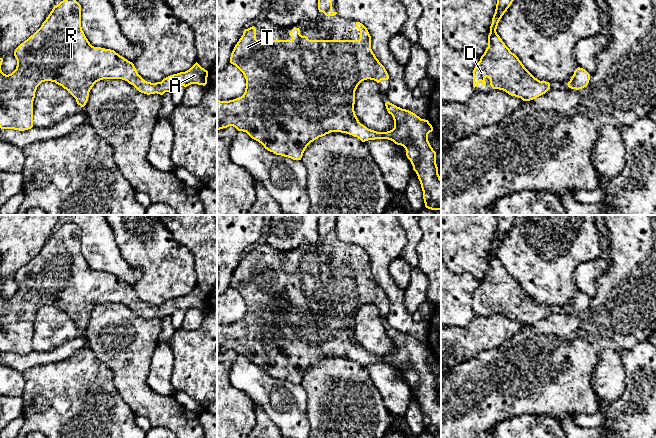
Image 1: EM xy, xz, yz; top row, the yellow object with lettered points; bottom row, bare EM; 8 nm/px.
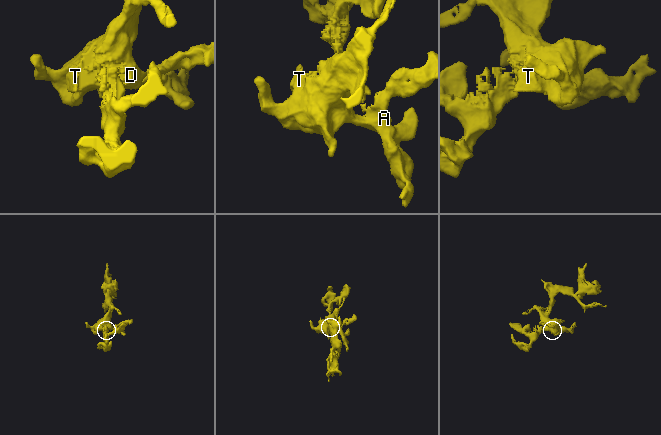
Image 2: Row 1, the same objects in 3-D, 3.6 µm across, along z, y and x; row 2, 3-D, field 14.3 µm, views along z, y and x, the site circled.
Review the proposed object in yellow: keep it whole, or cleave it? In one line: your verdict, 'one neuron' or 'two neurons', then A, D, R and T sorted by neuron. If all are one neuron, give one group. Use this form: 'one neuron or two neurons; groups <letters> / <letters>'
one neuron; groups A D R T

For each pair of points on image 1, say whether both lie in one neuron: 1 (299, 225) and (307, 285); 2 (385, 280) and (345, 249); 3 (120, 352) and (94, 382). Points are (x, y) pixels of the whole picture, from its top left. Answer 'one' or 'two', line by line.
1: two
2: two
3: two

